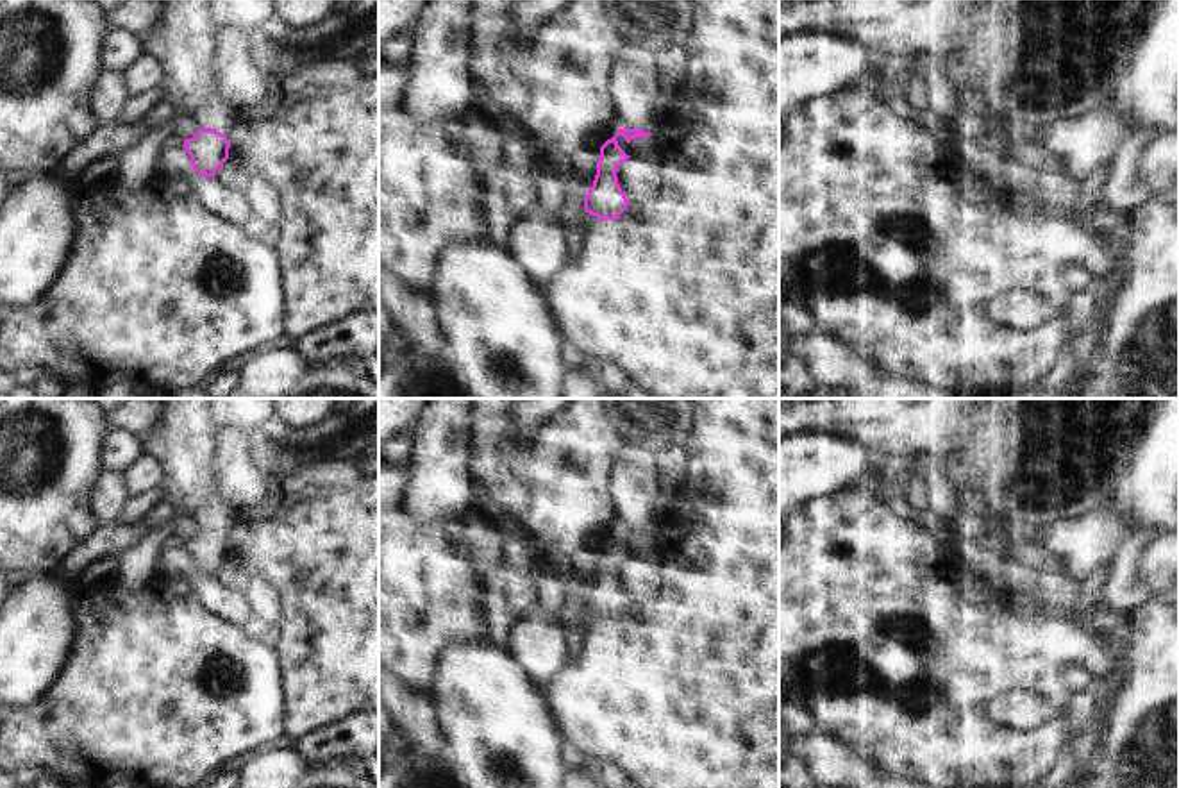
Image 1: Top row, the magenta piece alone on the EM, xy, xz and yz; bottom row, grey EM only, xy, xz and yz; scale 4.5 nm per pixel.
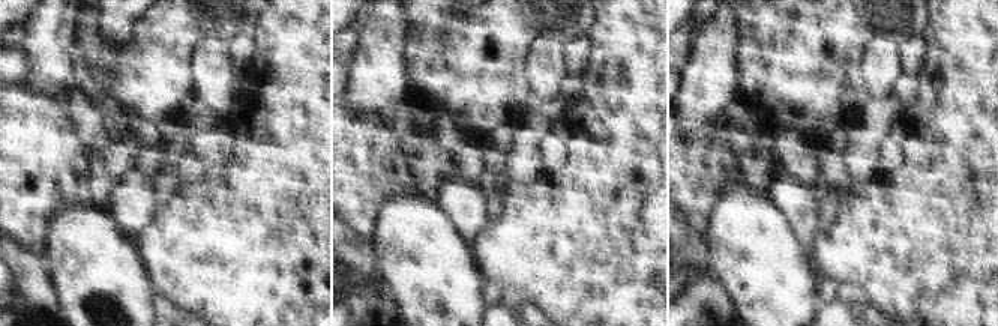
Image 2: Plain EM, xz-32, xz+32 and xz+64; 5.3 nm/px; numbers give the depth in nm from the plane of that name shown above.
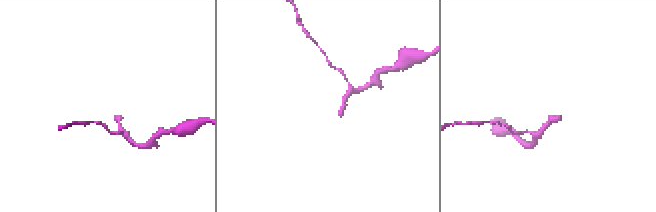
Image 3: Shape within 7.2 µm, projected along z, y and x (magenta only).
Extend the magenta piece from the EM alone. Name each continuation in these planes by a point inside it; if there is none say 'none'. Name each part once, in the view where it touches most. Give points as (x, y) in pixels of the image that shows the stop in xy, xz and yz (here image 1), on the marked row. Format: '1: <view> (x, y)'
1: xy (183, 43)

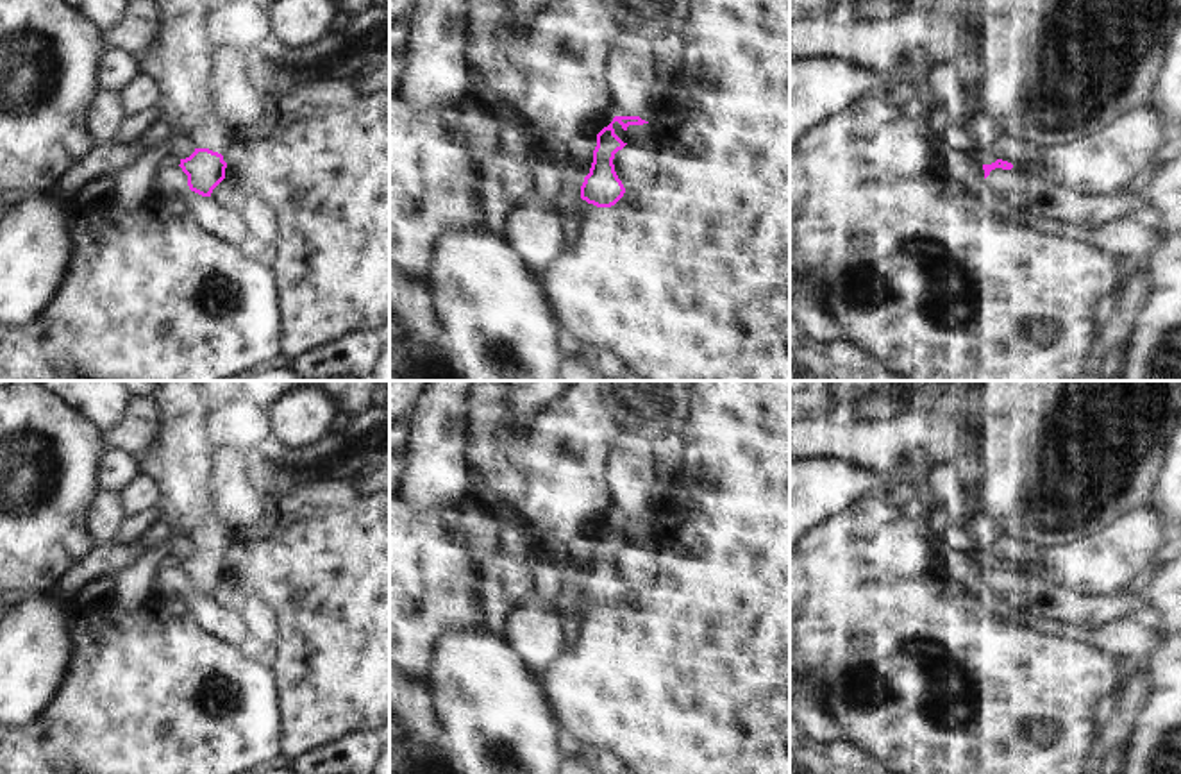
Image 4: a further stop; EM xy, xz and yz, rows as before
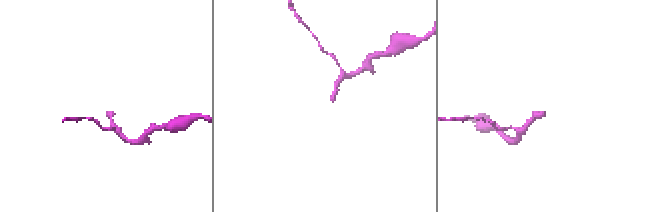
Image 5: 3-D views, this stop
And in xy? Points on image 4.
1: xy (179, 63)

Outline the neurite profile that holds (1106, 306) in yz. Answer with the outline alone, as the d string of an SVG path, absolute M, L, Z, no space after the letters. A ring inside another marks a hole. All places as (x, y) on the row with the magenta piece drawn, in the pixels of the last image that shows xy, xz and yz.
M1117 286L1113 291L1106 293L1095 311L1093 311L1093 318L1095 318L1095 324L1097 324L1097 334L1102 332L1104 329L1104 324L1110 320L1110 316L1115 313L1115 309L1118 307L1118 302L1120 302L1120 295L1122 295L1122 288Z

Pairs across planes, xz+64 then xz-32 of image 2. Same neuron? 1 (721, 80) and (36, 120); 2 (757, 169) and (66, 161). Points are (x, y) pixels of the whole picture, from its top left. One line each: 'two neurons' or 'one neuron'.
1: two neurons
2: two neurons

